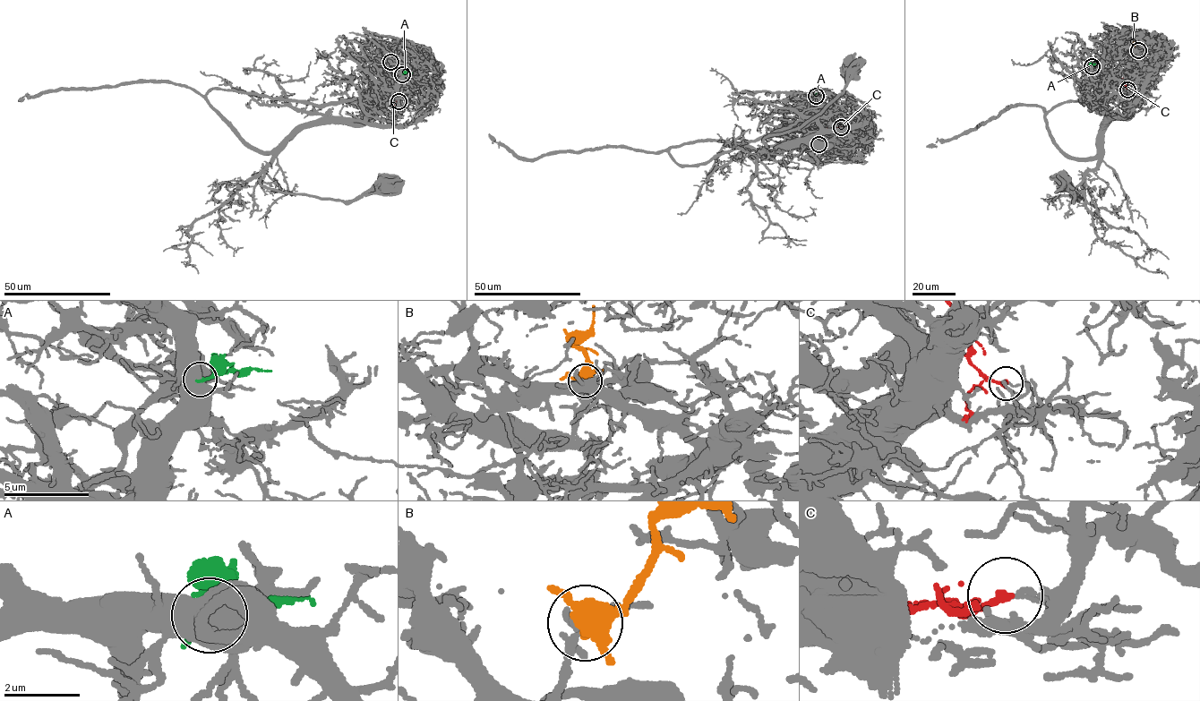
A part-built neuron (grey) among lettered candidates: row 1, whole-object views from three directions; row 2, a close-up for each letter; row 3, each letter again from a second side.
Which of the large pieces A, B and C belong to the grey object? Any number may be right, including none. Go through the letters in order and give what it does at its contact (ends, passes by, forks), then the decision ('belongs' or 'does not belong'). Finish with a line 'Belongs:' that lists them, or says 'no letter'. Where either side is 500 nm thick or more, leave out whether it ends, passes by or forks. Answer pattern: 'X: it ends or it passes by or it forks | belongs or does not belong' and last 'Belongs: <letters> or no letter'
A: does not belong
B: it forks | does not belong
C: it ends | does not belong
Belongs: no letter

